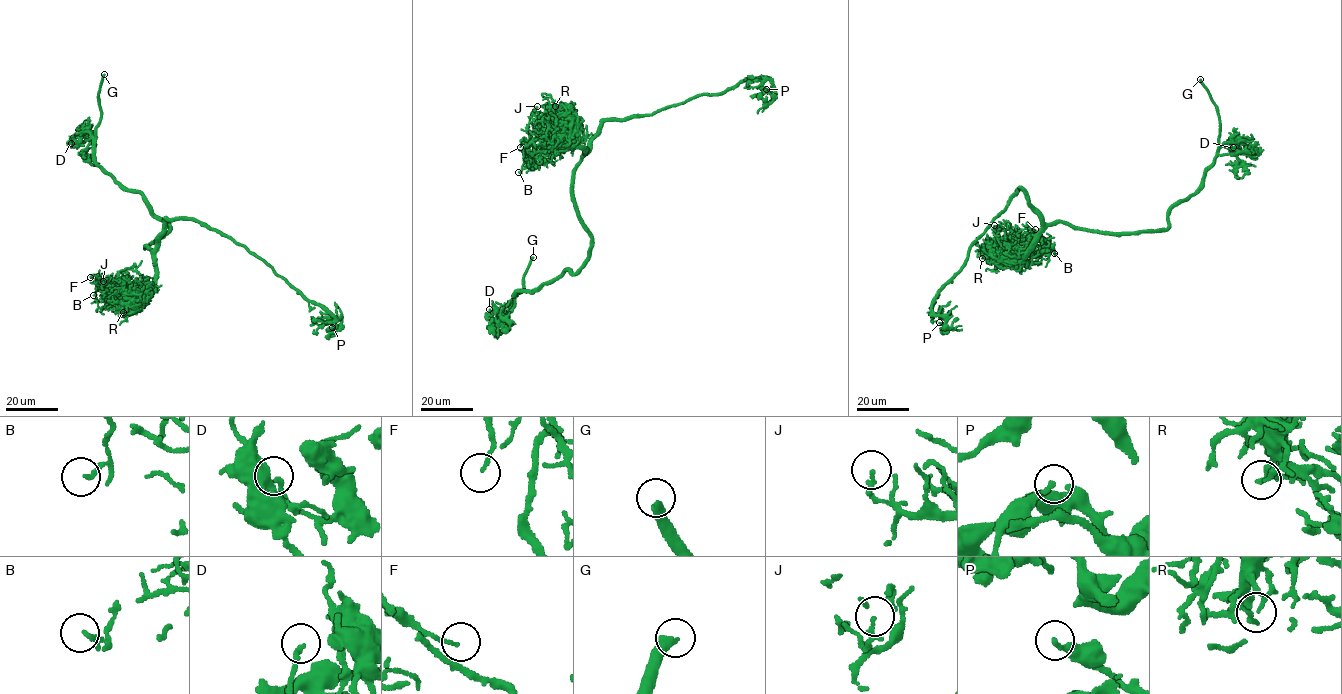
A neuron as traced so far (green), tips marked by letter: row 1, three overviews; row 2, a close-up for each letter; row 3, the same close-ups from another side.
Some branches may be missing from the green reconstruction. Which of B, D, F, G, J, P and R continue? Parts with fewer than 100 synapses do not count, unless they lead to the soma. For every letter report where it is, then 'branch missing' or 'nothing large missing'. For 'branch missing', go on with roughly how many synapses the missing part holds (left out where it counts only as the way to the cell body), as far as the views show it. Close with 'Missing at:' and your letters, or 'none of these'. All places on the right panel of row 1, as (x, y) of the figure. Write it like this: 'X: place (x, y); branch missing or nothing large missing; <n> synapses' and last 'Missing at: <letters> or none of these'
B: place (1054, 253); nothing large missing
D: place (1233, 147); nothing large missing
F: place (1035, 229); nothing large missing
G: place (1200, 79); branch missing
J: place (994, 225); nothing large missing
P: place (939, 322); nothing large missing
R: place (982, 258); nothing large missing
Missing at: G

